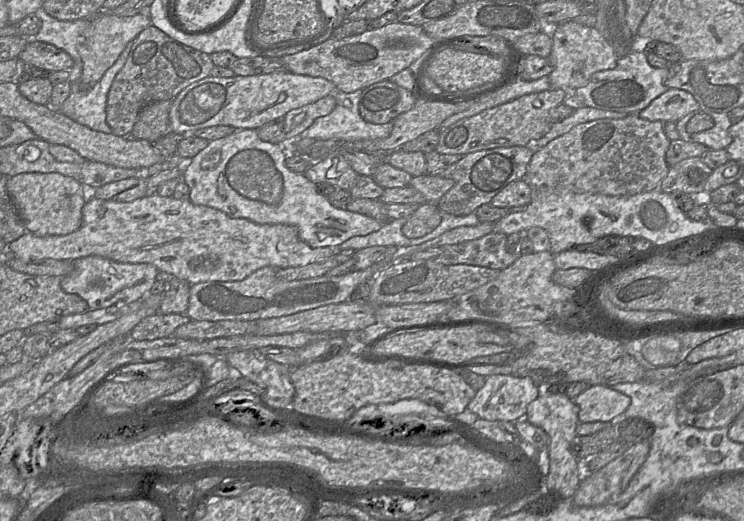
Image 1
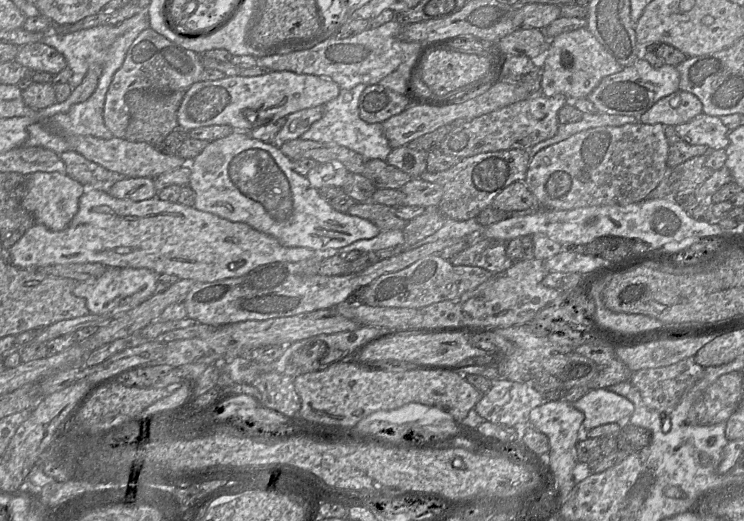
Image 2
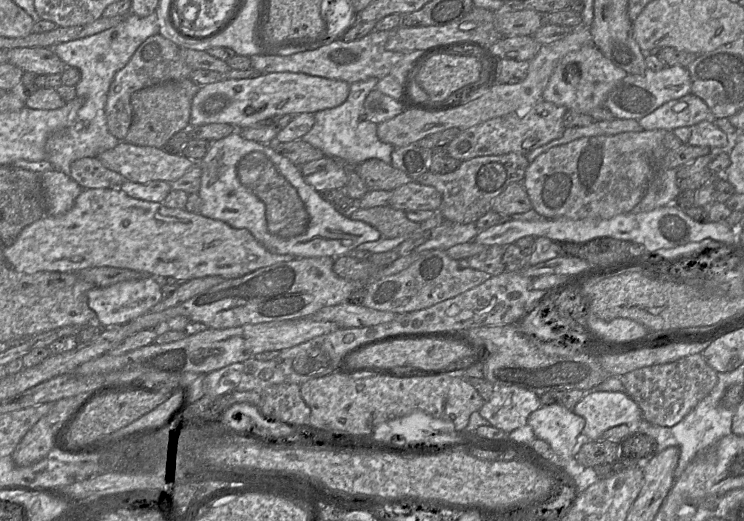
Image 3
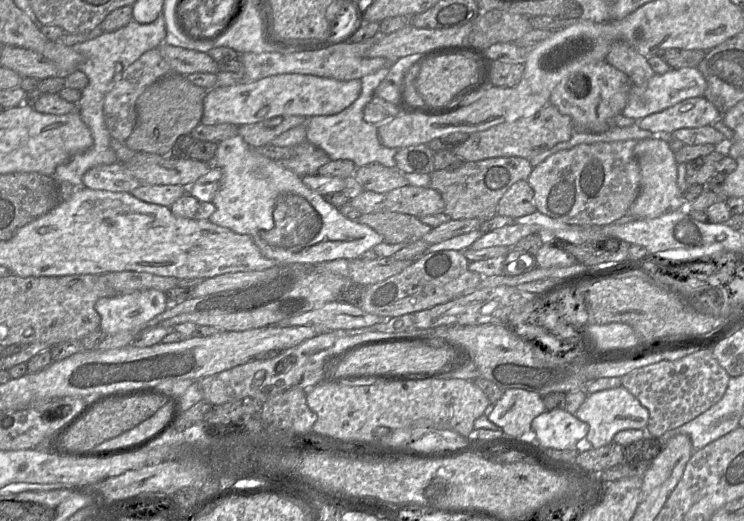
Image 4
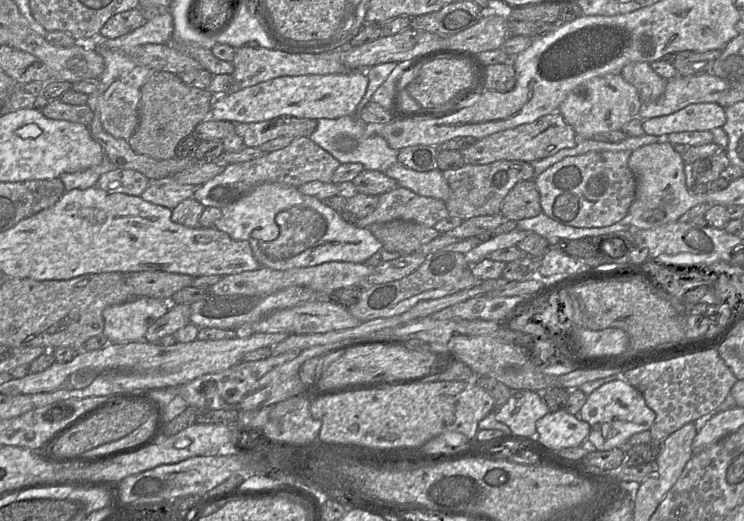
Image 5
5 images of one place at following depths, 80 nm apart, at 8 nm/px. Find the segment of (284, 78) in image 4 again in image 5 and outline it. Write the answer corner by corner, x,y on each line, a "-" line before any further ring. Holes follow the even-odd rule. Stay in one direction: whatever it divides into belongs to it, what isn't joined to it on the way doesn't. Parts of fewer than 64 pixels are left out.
365,71
276,77
225,95
215,95
210,118
232,123
254,123
279,117
336,119
354,115
365,95
368,77

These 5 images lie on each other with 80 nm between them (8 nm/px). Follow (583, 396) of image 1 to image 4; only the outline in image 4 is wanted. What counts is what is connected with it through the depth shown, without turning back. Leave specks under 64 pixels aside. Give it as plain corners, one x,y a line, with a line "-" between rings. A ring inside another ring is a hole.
620,386
587,395
575,416
589,426
586,440
593,448
600,448
613,442
614,436
619,431
645,429
649,411
626,388

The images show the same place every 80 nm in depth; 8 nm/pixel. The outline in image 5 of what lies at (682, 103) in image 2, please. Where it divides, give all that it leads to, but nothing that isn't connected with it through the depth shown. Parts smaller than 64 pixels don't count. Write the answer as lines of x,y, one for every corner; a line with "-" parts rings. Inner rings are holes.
694,103
665,116
643,119
646,134
669,135
684,131
711,131
723,127
726,122
725,108
717,103

